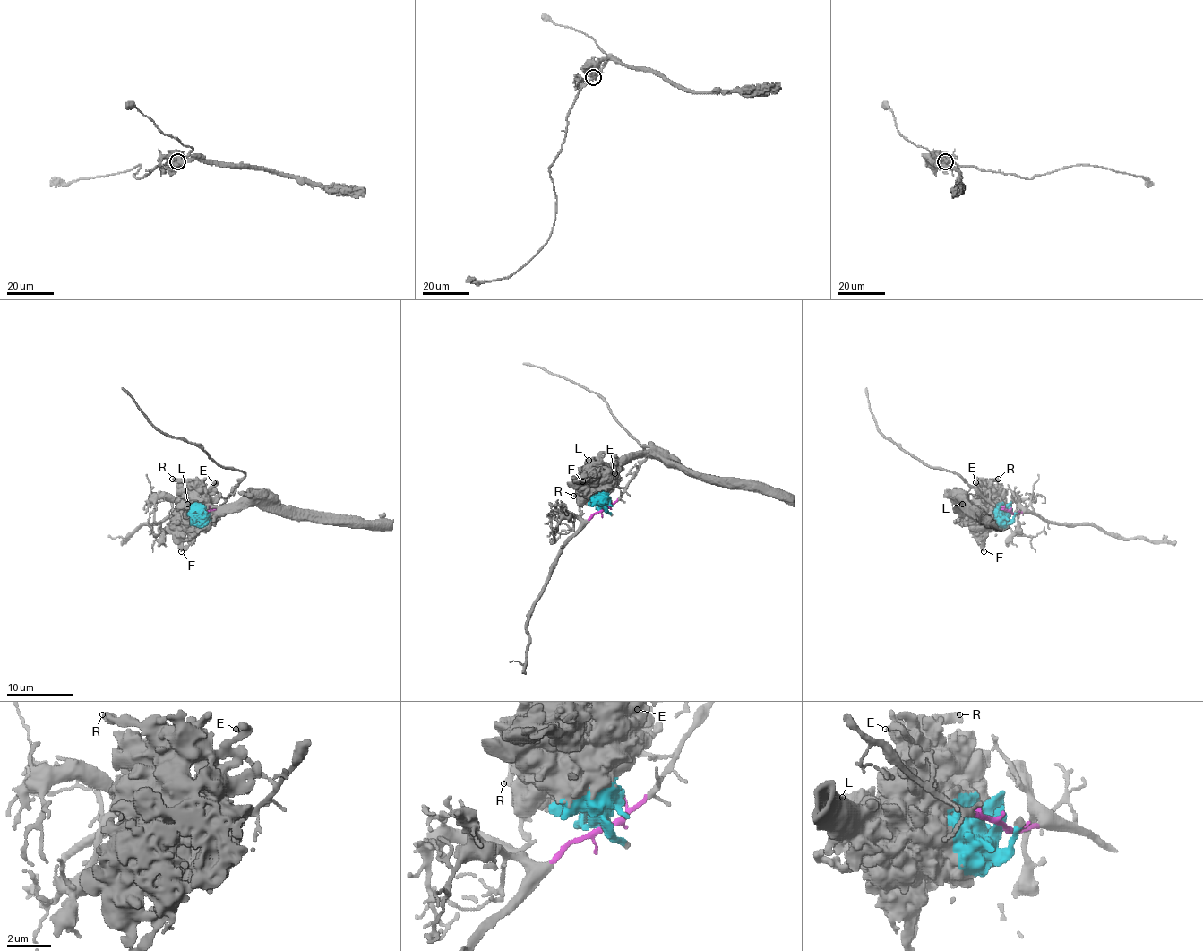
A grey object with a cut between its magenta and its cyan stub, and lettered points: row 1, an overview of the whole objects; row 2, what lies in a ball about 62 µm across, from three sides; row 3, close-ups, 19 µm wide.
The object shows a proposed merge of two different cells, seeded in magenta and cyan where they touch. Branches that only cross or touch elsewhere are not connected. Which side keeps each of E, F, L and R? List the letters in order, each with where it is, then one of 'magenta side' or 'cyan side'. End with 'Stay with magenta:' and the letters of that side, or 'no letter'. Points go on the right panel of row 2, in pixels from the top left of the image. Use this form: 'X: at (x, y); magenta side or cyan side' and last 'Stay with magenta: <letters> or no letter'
E: at (975, 482); cyan side
F: at (983, 551); cyan side
L: at (962, 504); cyan side
R: at (998, 479); cyan side
Stay with magenta: no letter

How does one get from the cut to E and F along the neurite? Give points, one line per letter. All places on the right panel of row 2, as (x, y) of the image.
E: (1011, 513), (1001, 511), (980, 483), (975, 483)
F: (1011, 513), (1003, 514), (986, 531), (983, 551)

